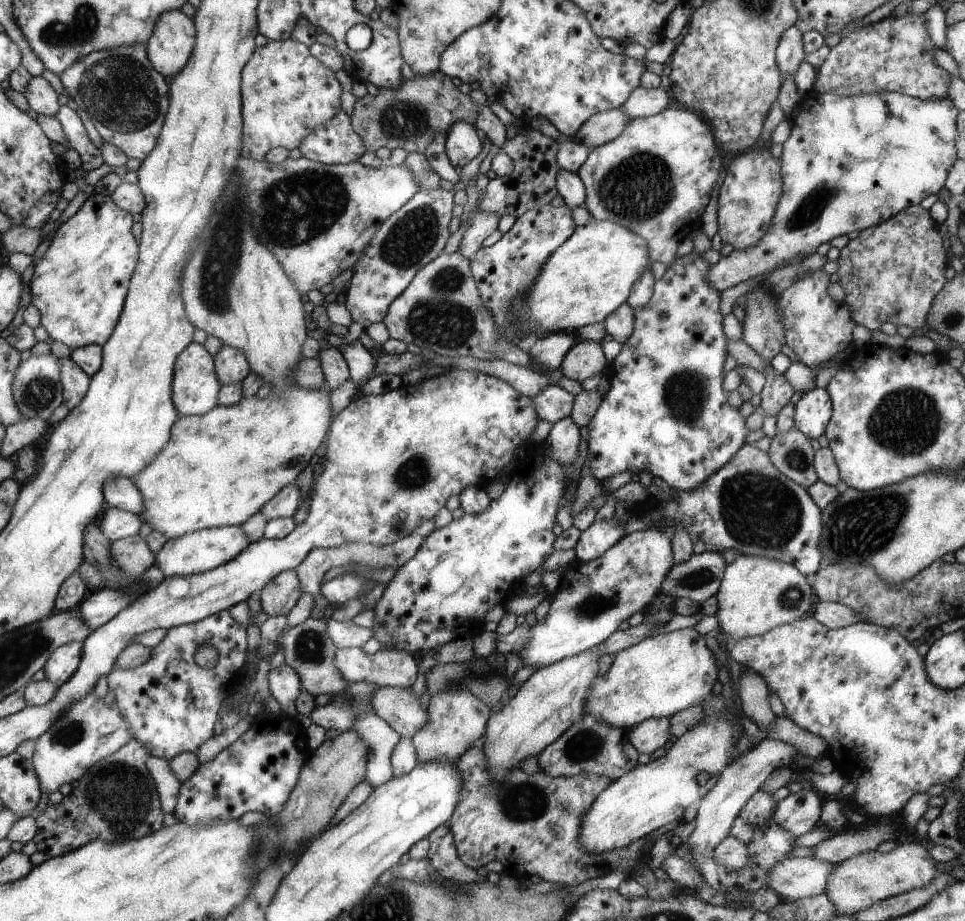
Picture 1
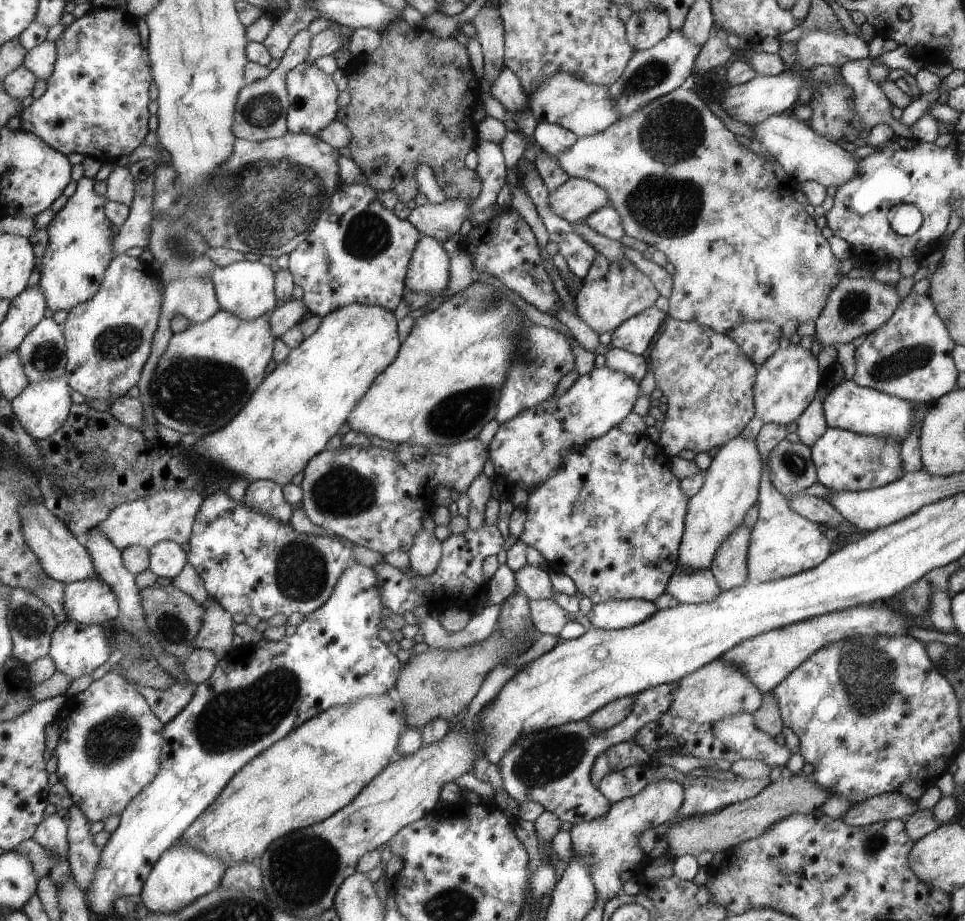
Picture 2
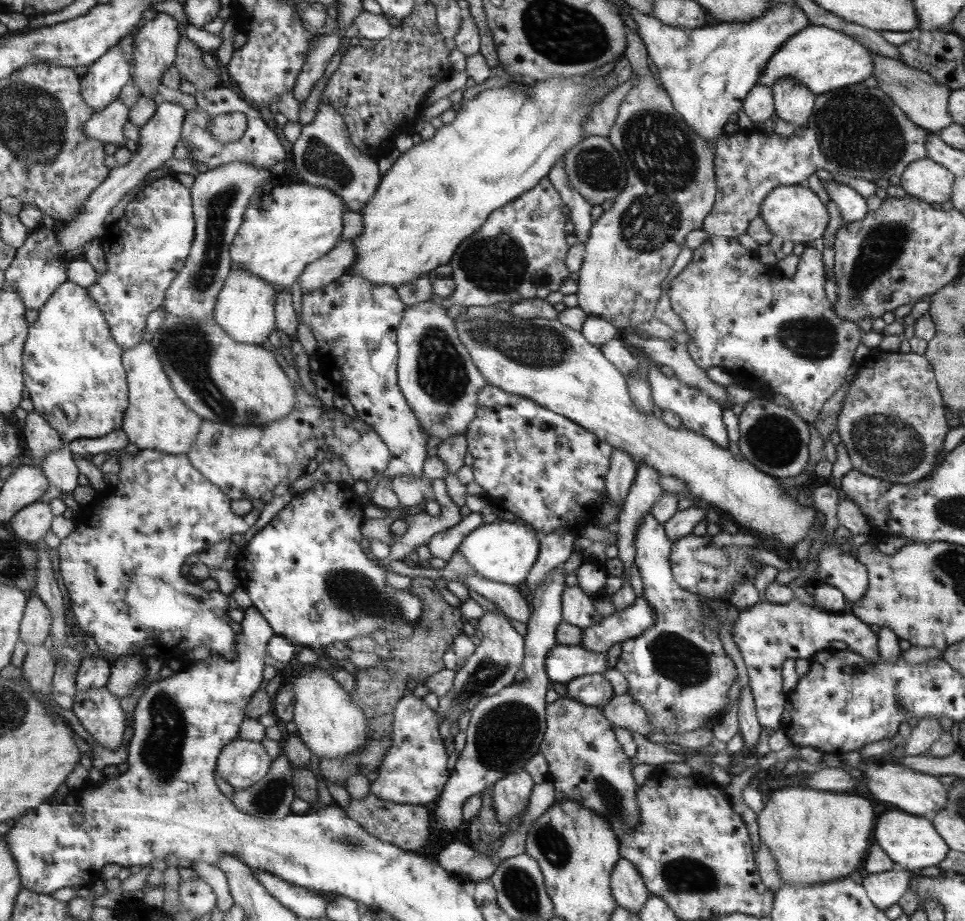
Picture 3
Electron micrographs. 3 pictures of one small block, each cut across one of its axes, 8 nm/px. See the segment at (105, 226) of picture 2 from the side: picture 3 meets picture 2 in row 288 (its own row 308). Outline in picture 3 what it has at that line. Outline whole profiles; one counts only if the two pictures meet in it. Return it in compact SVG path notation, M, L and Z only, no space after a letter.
M64 282L31 324L24 346L24 383L35 412L41 413L66 444L80 438L101 438L124 426L128 385L124 348L113 338L97 301L80 284Z

